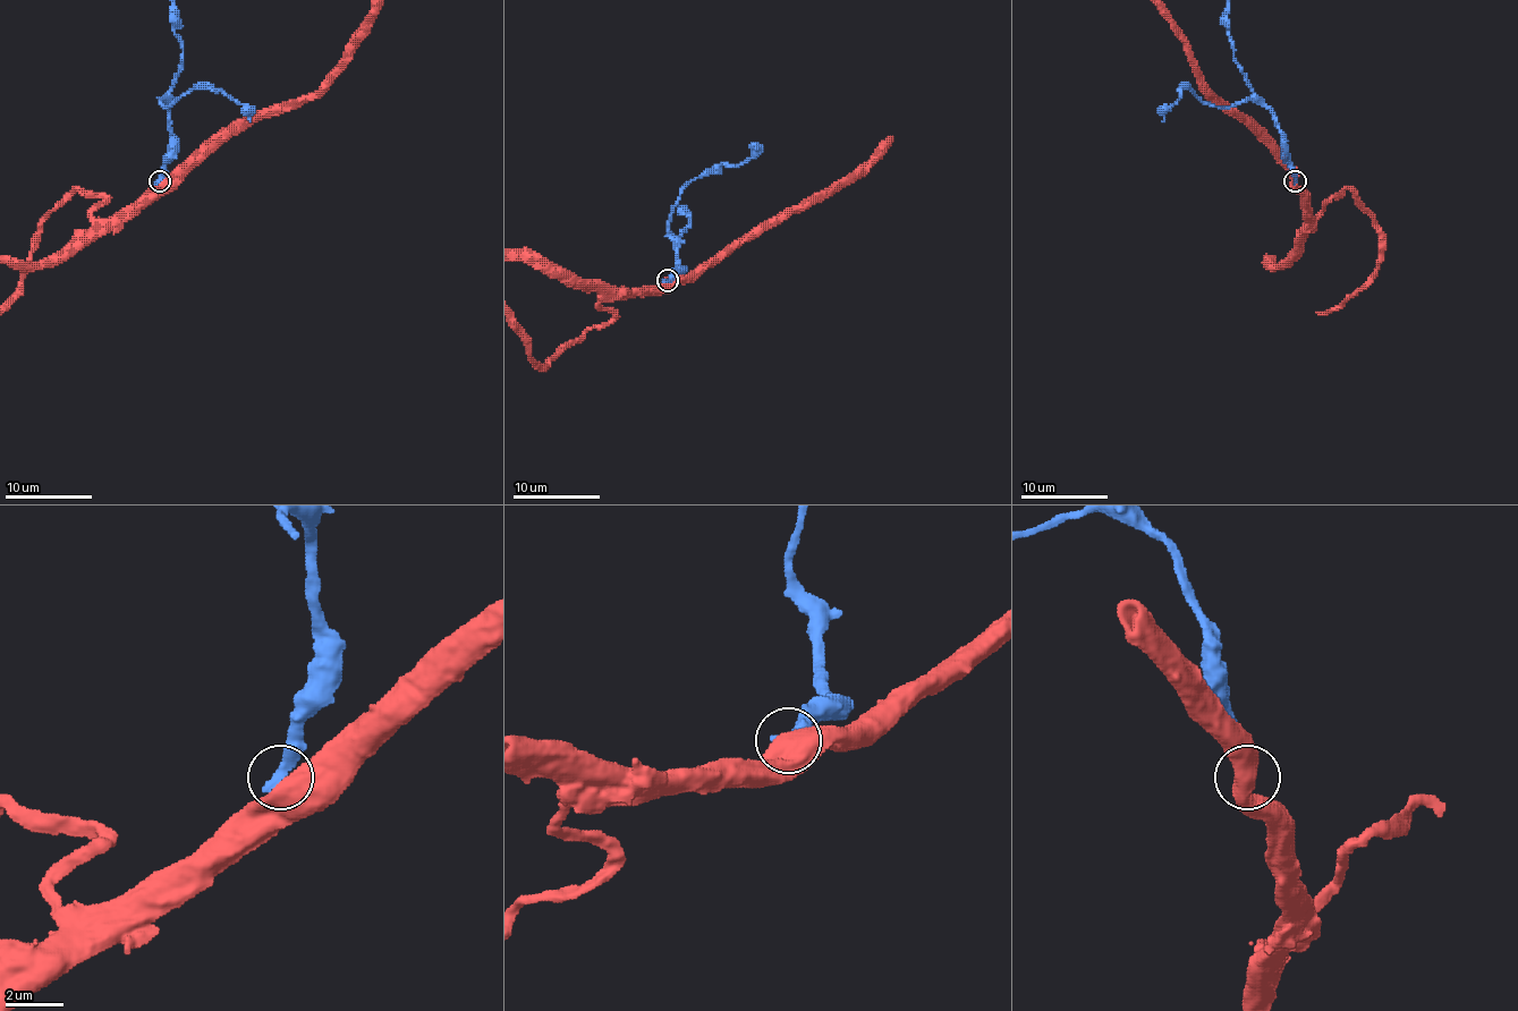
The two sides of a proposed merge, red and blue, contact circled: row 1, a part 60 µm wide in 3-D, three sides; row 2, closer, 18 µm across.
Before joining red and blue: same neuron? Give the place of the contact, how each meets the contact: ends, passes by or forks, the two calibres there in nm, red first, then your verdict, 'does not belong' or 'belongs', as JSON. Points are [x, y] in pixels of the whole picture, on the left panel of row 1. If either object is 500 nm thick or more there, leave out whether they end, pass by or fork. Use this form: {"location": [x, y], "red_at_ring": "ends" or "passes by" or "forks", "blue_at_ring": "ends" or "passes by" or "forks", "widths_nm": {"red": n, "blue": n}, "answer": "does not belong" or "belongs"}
{"location": [160, 180], "widths_nm": {"red": 700, "blue": 440}, "answer": "does not belong"}

